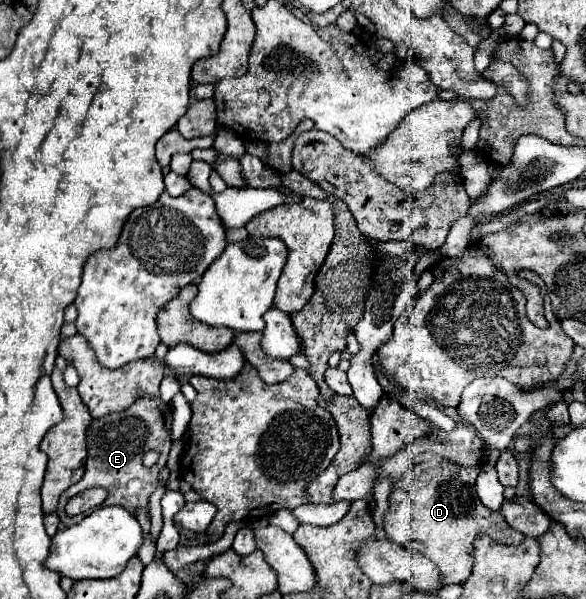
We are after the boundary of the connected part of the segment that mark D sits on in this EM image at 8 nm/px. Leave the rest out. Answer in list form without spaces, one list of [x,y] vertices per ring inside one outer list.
[[[422,453],[404,473],[402,485],[392,491],[390,507],[384,515],[384,531],[388,539],[434,561],[446,583],[464,583],[470,577],[474,567],[474,541],[478,535],[488,533],[496,543],[508,545],[520,545],[526,539],[522,533],[506,525],[500,511],[490,511],[480,503],[474,489],[478,471],[480,467],[452,467],[452,463],[442,461],[440,455]]]

